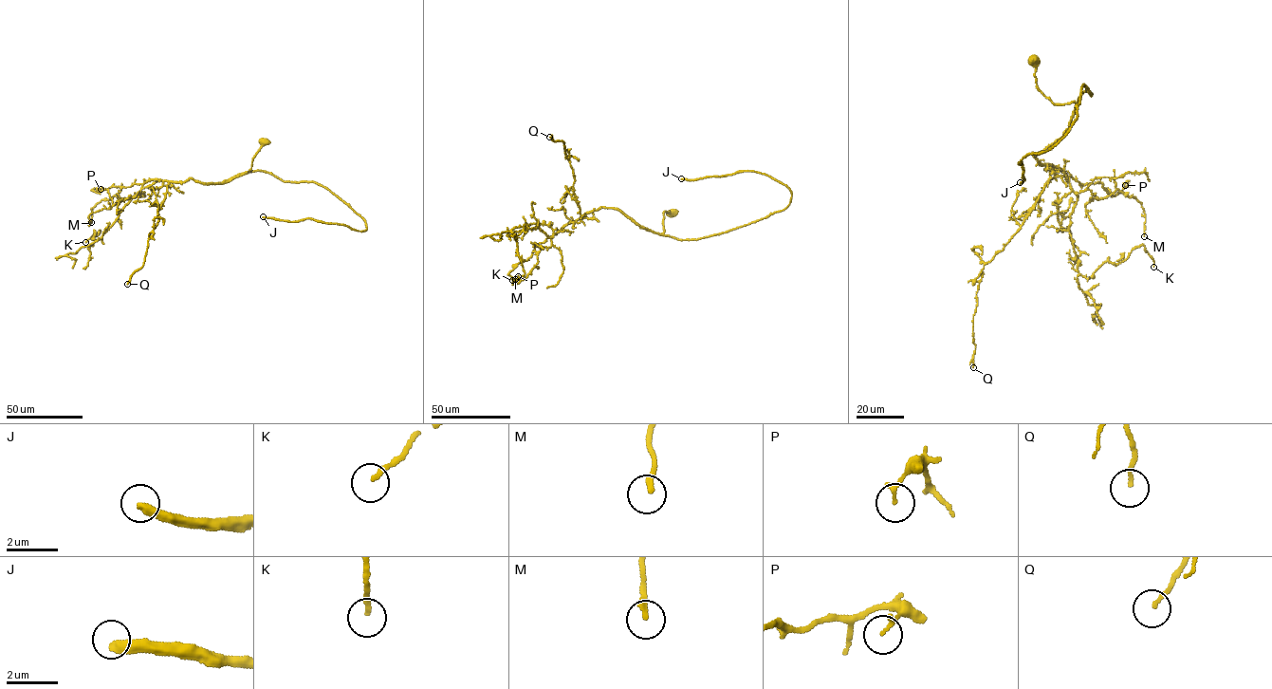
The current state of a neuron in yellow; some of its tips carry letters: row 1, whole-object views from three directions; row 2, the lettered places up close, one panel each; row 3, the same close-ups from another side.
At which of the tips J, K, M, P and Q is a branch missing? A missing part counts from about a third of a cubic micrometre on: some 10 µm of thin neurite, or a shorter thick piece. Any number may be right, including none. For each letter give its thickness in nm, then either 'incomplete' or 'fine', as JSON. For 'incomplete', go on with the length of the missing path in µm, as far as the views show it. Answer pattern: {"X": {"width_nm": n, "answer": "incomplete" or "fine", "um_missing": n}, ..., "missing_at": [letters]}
{"J": {"width_nm": 400, "answer": "incomplete", "um_missing": 160}, "K": {"width_nm": 190, "answer": "incomplete", "um_missing": 15}, "M": {"width_nm": 240, "answer": "fine"}, "P": {"width_nm": 160, "answer": "fine"}, "Q": {"width_nm": 130, "answer": "fine"}, "missing_at": ["J", "K"]}

